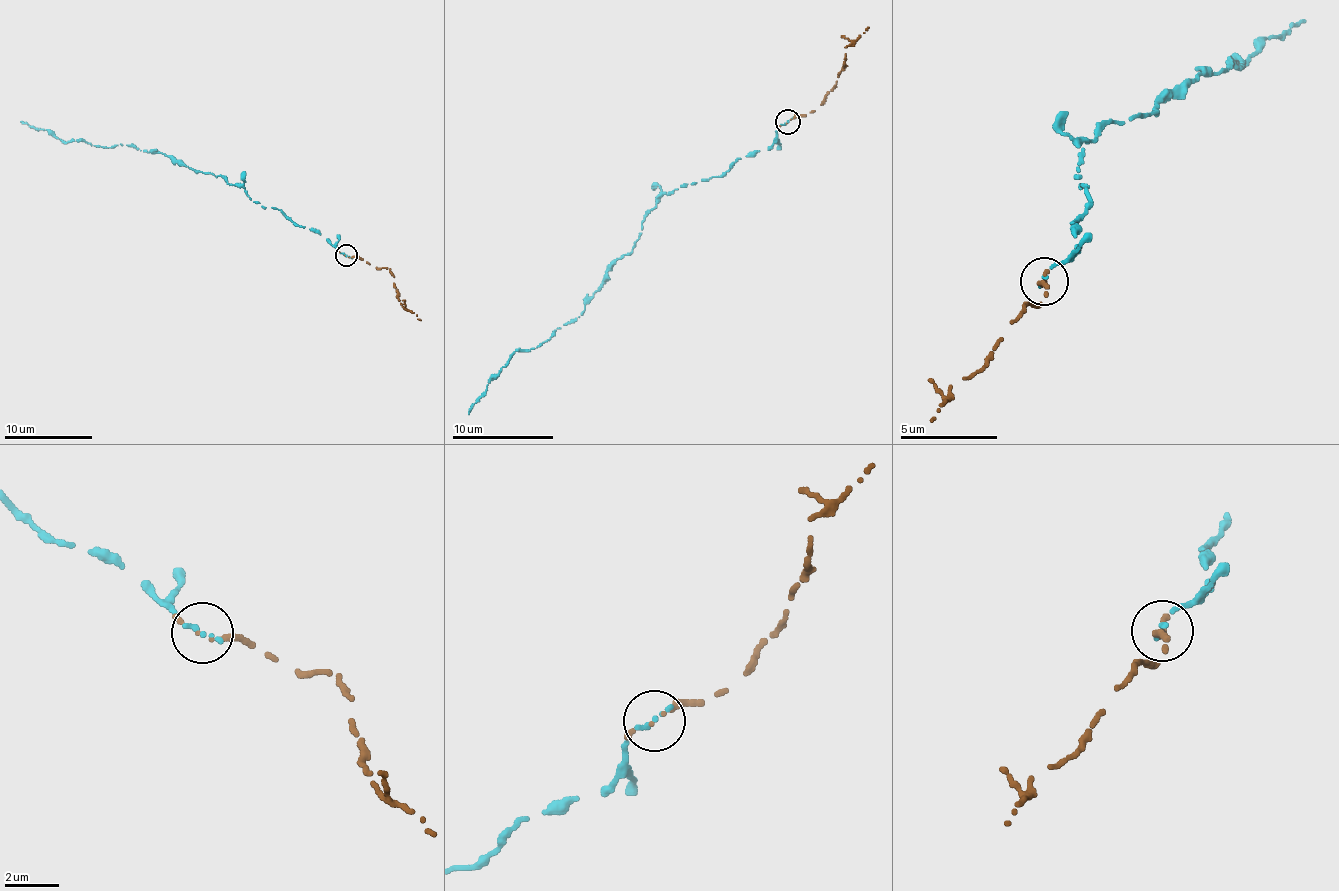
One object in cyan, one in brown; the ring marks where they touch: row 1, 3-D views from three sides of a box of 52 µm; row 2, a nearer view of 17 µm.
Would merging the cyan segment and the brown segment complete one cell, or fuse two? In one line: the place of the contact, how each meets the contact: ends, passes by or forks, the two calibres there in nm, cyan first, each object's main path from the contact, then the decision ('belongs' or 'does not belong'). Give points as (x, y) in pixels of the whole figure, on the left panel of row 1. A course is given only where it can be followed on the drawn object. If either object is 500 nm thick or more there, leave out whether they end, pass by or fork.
place (346, 255); cyan ends; brown ends; calibres 180 and 140 nm; course cyan (345, 256), (219, 175), (128, 144), (64, 140), (20, 121); course brown (345, 256), (389, 270), (401, 305), (420, 319); does not belong

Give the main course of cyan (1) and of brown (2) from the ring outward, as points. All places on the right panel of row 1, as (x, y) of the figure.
1: (1044, 282), (1079, 247), (1078, 145), (1231, 59), (1241, 69), (1232, 58), (1305, 20)
2: (1044, 282), (1047, 293), (1023, 308), (984, 365), (949, 389), (932, 419)

